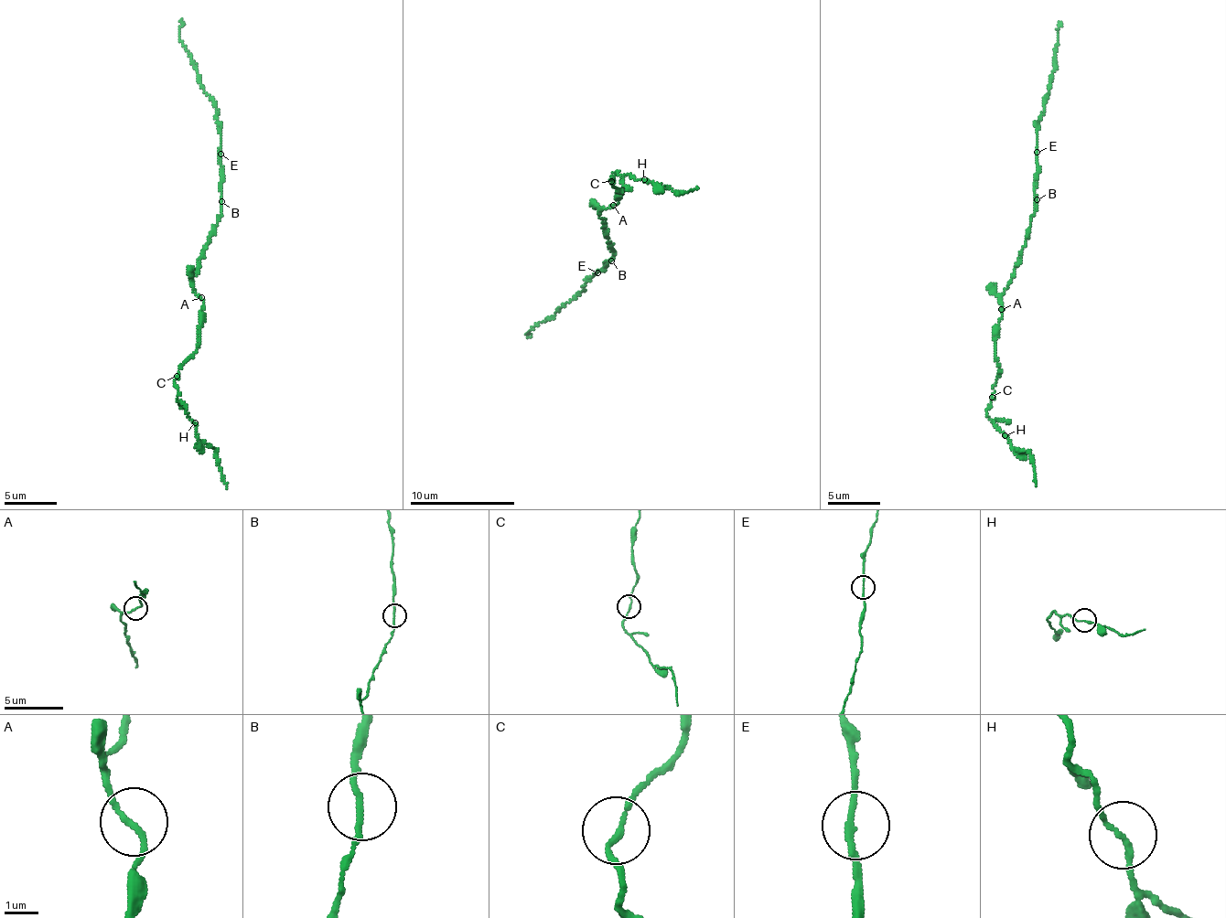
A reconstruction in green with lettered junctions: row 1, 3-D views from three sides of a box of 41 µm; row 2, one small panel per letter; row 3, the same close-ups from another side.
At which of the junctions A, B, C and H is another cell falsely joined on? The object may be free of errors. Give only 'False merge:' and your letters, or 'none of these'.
False merge: none of these

